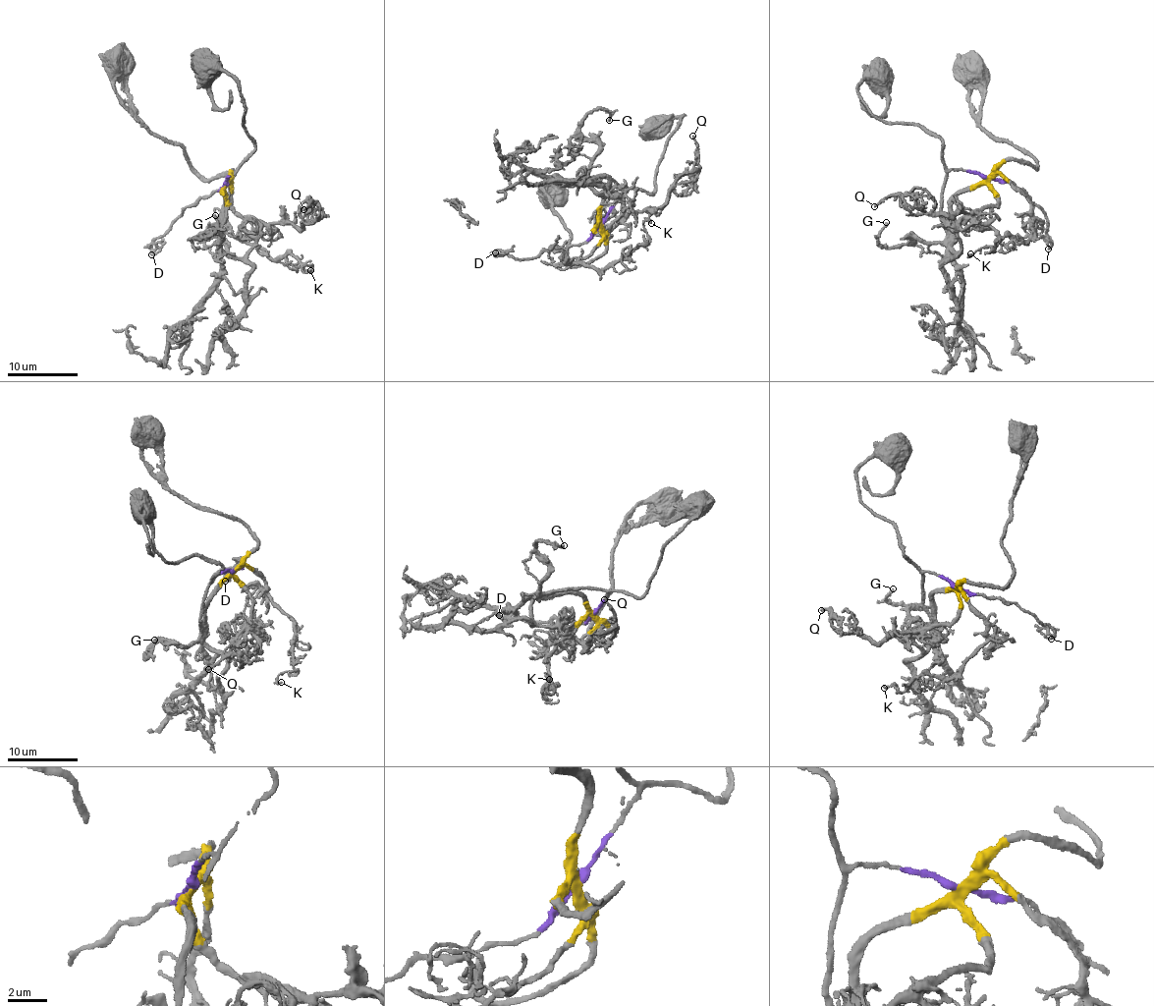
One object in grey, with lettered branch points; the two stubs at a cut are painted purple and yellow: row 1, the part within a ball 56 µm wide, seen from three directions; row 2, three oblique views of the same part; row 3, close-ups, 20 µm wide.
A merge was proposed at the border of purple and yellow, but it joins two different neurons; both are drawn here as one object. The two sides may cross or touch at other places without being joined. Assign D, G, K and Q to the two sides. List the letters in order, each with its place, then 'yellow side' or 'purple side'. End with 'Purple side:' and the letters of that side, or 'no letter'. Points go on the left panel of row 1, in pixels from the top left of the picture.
D: at (151, 254); purple side
G: at (215, 215); purple side
K: at (310, 270); yellow side
Q: at (303, 209); yellow side
Purple side: D, G

